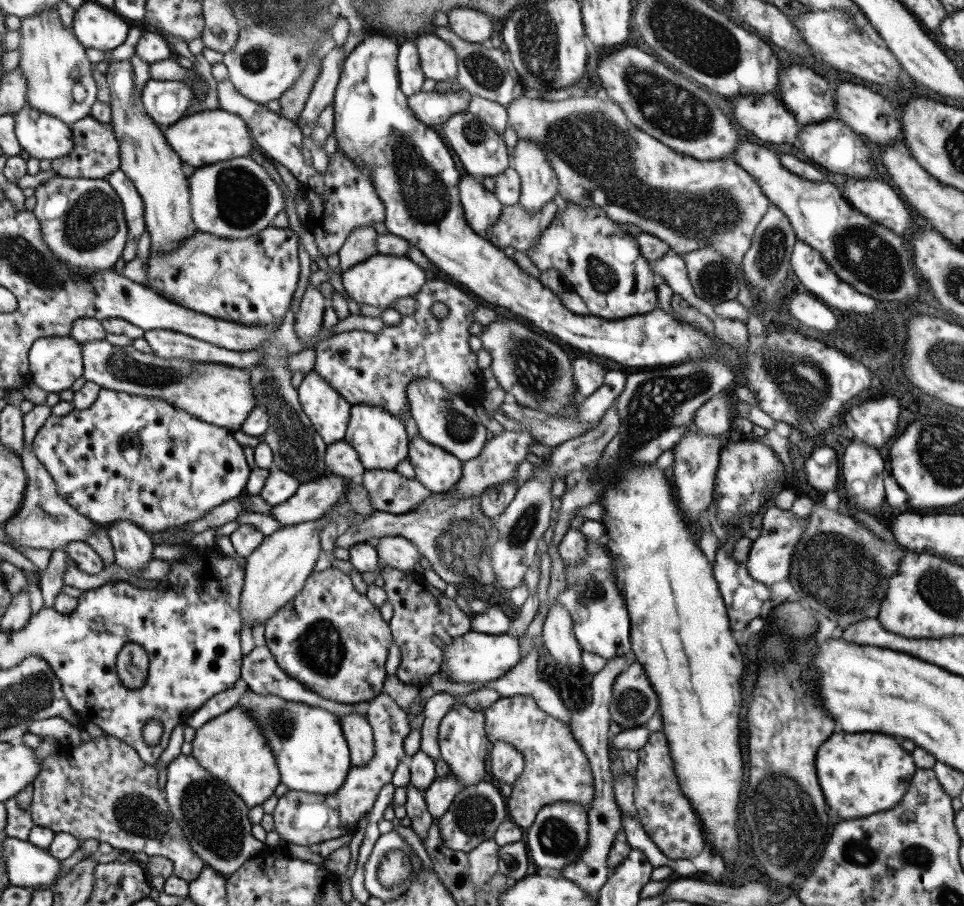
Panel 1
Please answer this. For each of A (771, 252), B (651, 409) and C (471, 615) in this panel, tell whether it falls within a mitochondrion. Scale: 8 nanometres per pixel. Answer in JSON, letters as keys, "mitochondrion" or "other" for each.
{"A":"mitochondrion","B":"mitochondrion","C":"other"}

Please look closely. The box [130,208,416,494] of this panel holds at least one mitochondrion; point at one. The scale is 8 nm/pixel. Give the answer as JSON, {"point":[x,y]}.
{"point":[299,452]}

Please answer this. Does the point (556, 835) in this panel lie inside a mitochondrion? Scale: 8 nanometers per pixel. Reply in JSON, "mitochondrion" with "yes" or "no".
{"mitochondrion":"yes"}

